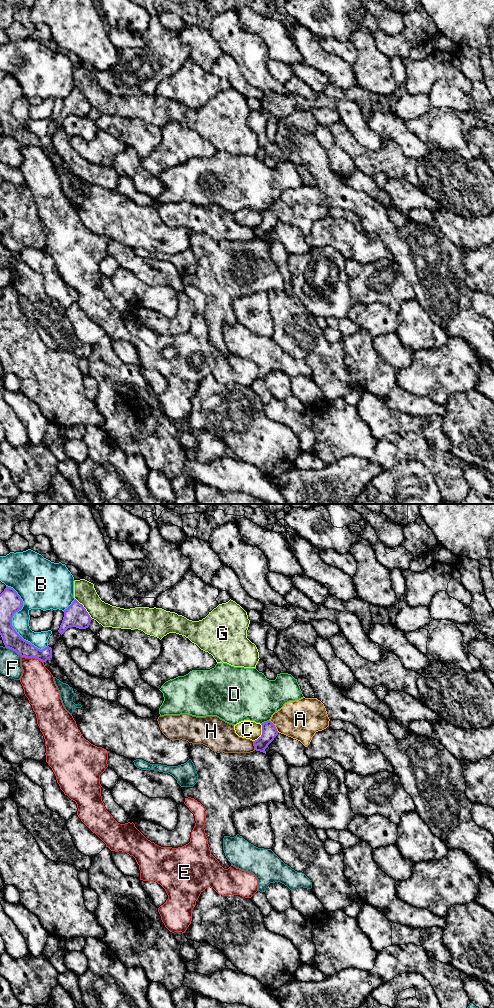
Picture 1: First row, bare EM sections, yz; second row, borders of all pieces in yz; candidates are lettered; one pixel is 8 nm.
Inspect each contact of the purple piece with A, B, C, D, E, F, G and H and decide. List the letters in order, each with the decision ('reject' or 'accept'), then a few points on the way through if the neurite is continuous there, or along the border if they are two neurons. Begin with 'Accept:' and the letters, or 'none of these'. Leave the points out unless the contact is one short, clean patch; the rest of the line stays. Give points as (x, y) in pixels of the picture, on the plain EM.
Accept: none of these
A: reject
B: reject
C: reject; border yz (261, 212), (261, 222), (254, 229)
D: reject
E: reject
F: reject
G: reject
H: reject; border yz (253, 229), (255, 237)

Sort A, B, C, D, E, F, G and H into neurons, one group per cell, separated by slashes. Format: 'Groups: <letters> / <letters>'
Groups: A / B / C / D / E / F / G / H

